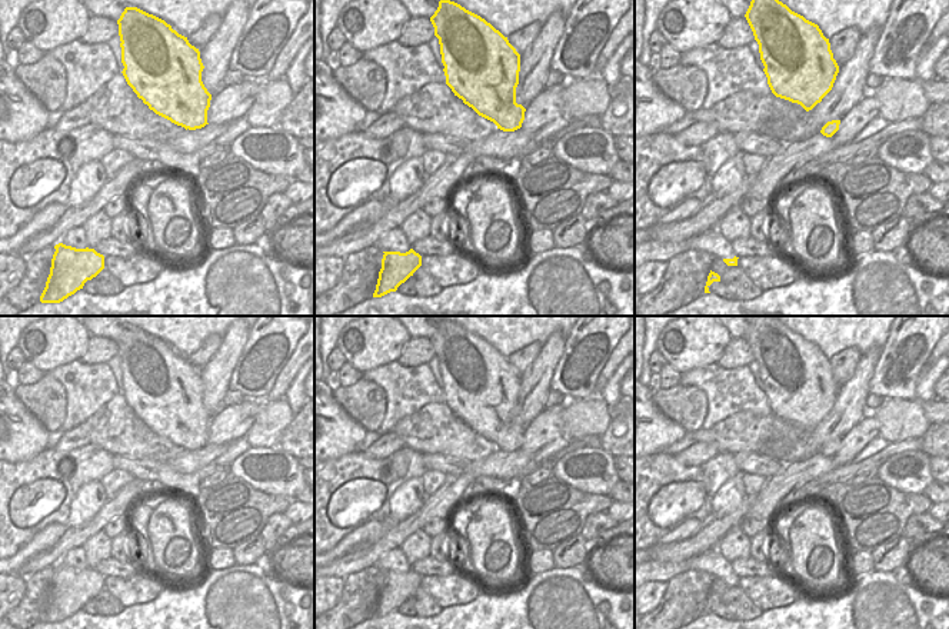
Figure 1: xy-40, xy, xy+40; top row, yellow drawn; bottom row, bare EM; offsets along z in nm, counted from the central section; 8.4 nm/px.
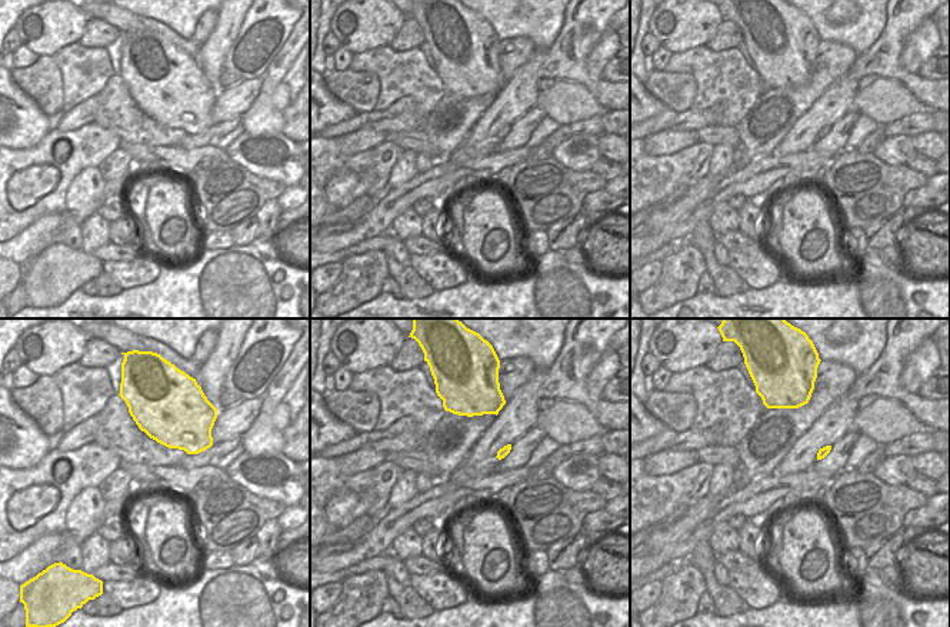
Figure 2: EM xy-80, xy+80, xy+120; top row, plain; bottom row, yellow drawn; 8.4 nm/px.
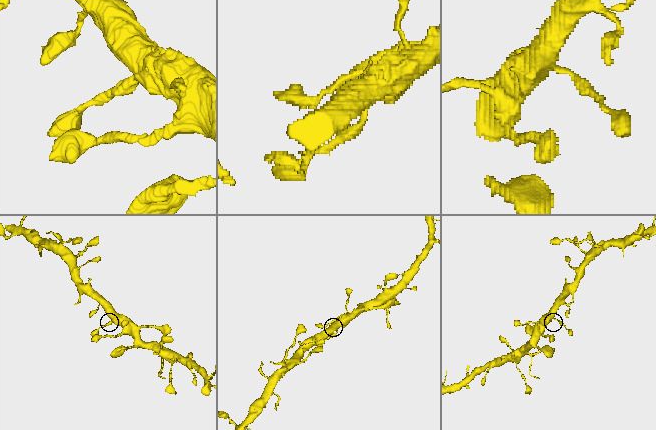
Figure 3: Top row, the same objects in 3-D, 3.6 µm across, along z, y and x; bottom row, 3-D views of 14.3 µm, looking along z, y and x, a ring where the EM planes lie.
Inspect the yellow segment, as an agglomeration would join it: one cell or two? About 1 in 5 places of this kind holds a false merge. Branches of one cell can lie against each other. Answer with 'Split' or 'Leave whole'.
Leave whole.

